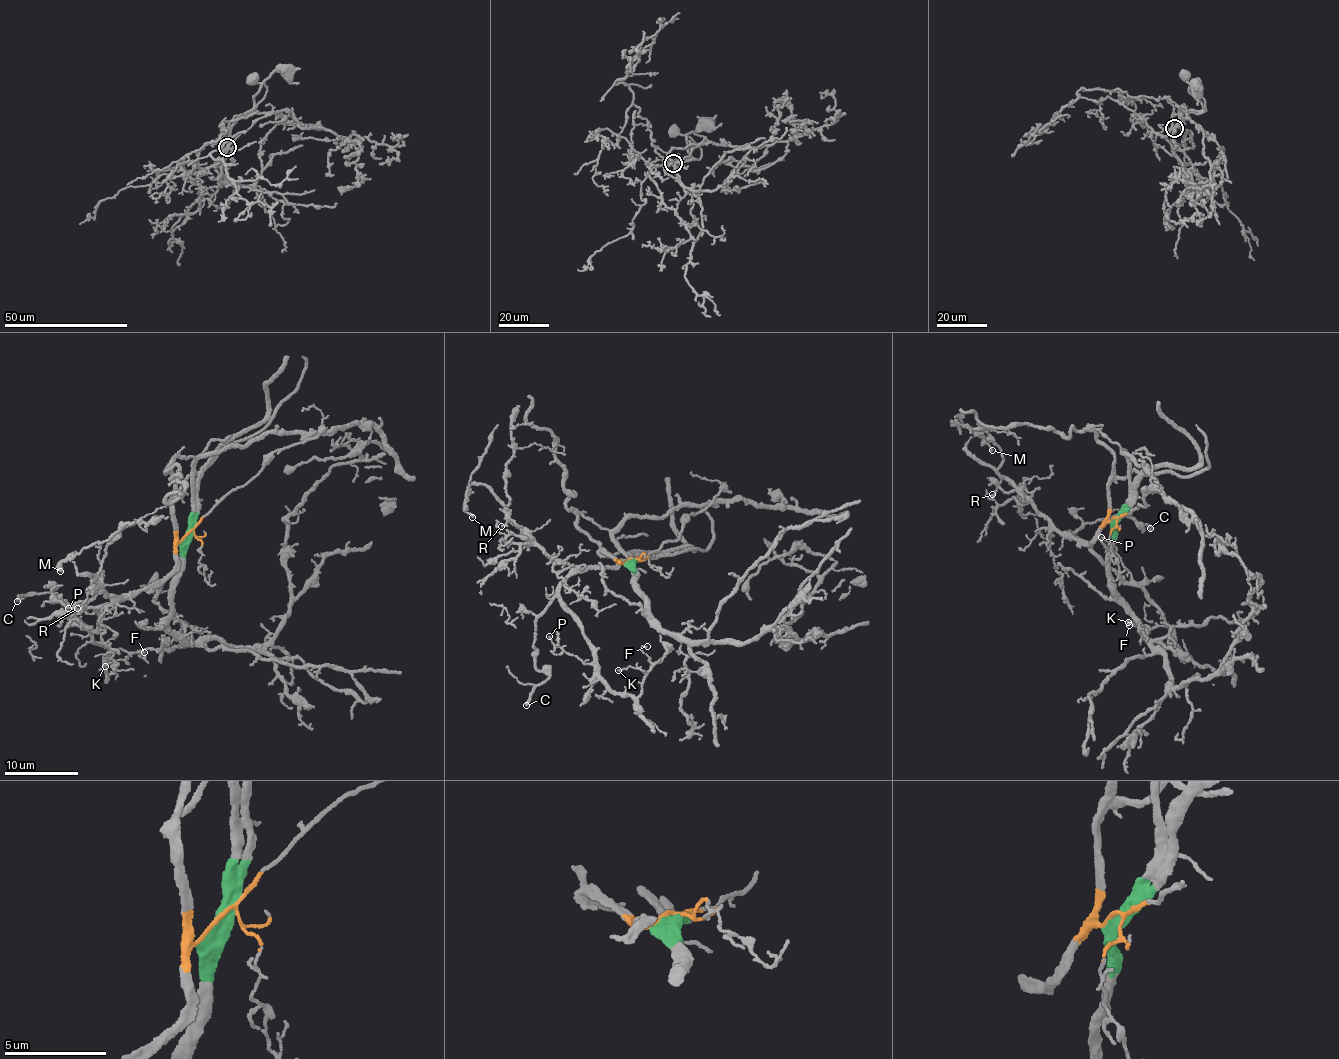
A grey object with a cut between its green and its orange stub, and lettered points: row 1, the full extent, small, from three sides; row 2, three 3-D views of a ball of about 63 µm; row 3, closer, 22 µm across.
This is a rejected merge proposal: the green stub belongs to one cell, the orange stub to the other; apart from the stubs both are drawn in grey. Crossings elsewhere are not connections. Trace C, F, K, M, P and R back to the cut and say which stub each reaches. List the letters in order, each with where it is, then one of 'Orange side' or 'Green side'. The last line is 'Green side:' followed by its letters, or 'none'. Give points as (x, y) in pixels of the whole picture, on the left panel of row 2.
C: Place: (17, 601). Orange side
F: Place: (144, 652). Orange side
K: Place: (105, 666). Orange side
M: Place: (60, 571). Orange side
P: Place: (68, 608). Orange side
R: Place: (77, 608). Orange side
Green side: none

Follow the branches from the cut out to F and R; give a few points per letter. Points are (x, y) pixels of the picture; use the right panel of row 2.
F: (1114, 519), (1102, 525), (1092, 540), (1064, 532), (1136, 584), (1166, 623), (1145, 632), (1129, 625)
R: (1114, 519), (1102, 525), (1092, 540), (1081, 541), (1054, 527), (1016, 490), (998, 486), (993, 494)

